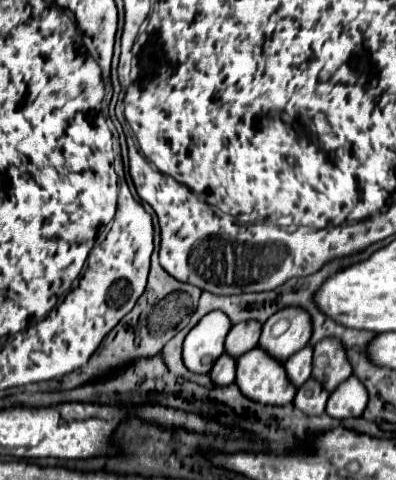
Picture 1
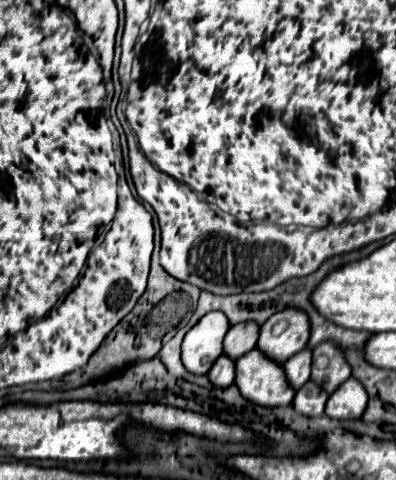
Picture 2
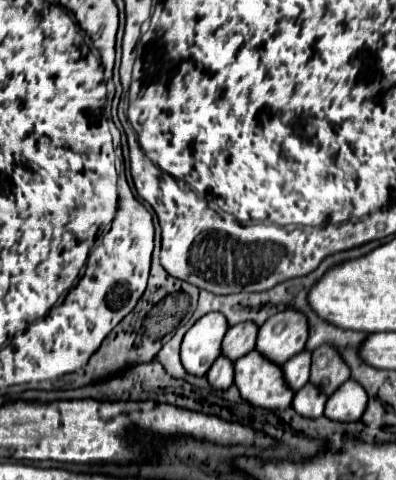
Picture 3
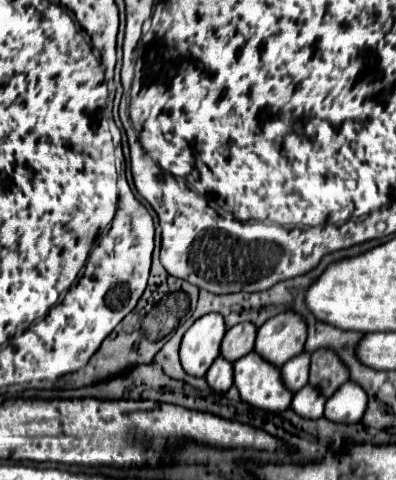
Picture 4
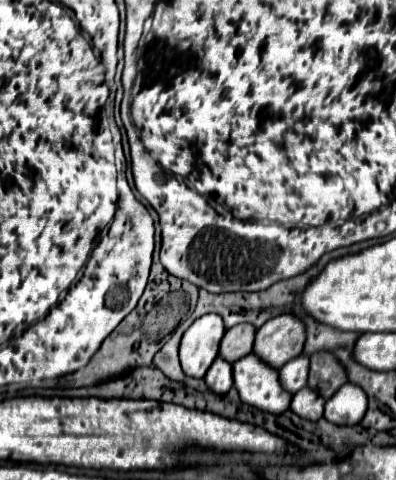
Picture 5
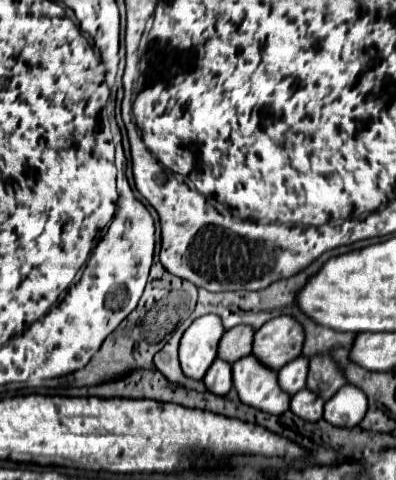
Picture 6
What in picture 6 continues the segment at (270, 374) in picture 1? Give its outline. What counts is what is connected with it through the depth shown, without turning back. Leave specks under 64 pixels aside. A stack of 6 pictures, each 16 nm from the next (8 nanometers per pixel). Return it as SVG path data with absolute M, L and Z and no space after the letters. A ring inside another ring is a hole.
M244 356L232 364L234 388L244 404L268 414L282 414L290 408L290 394L278 384L278 372L270 372L256 356Z

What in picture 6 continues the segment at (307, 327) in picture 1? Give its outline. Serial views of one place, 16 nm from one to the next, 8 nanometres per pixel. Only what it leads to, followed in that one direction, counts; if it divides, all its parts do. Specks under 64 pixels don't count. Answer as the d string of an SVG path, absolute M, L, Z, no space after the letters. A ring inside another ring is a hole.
M292 316L272 318L254 336L252 354L272 370L280 370L302 354L304 328L300 322L296 326L292 322L296 322Z

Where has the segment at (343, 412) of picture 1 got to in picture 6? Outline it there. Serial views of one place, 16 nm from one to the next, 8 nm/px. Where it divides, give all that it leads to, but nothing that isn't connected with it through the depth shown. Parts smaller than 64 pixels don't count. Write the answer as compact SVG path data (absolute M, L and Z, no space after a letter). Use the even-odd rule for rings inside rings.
M344 384L324 406L324 420L334 426L358 426L366 414L366 396L354 384Z

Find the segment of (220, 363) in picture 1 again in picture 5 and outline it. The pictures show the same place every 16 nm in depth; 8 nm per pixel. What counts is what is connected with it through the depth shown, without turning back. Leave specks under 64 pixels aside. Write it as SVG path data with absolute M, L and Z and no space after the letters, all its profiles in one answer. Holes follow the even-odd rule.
M216 358L210 370L206 372L204 380L212 392L226 394L232 388L232 364L222 358Z

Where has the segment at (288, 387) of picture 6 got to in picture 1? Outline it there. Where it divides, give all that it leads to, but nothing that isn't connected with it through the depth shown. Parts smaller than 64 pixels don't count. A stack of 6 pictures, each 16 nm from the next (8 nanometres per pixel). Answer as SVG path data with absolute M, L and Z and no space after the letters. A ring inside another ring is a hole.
M312 344L304 346L300 352L296 352L296 356L290 356L286 360L286 372L288 372L288 378L292 380L294 386L302 386L308 378L310 378L310 372L312 372Z

